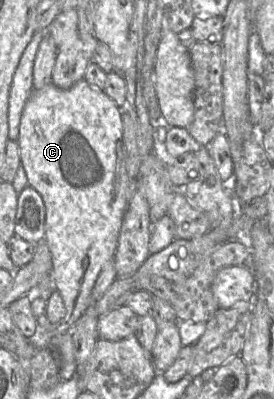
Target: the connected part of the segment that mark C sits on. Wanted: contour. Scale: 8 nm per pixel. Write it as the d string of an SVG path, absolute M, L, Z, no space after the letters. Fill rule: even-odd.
M82 79L69 89L60 89L52 83L47 84L41 89L33 89L21 115L19 137L17 141L20 150L20 161L21 166L26 172L29 186L34 188L41 195L45 205L44 240L52 255L53 268L51 271L51 279L53 281L53 288L60 294L66 309L65 318L60 323L75 324L92 304L91 293L95 282L104 265L114 259L117 250L121 227L127 211L128 171L126 166L126 147L123 136L122 112L123 110L120 109L104 91L92 87Z

